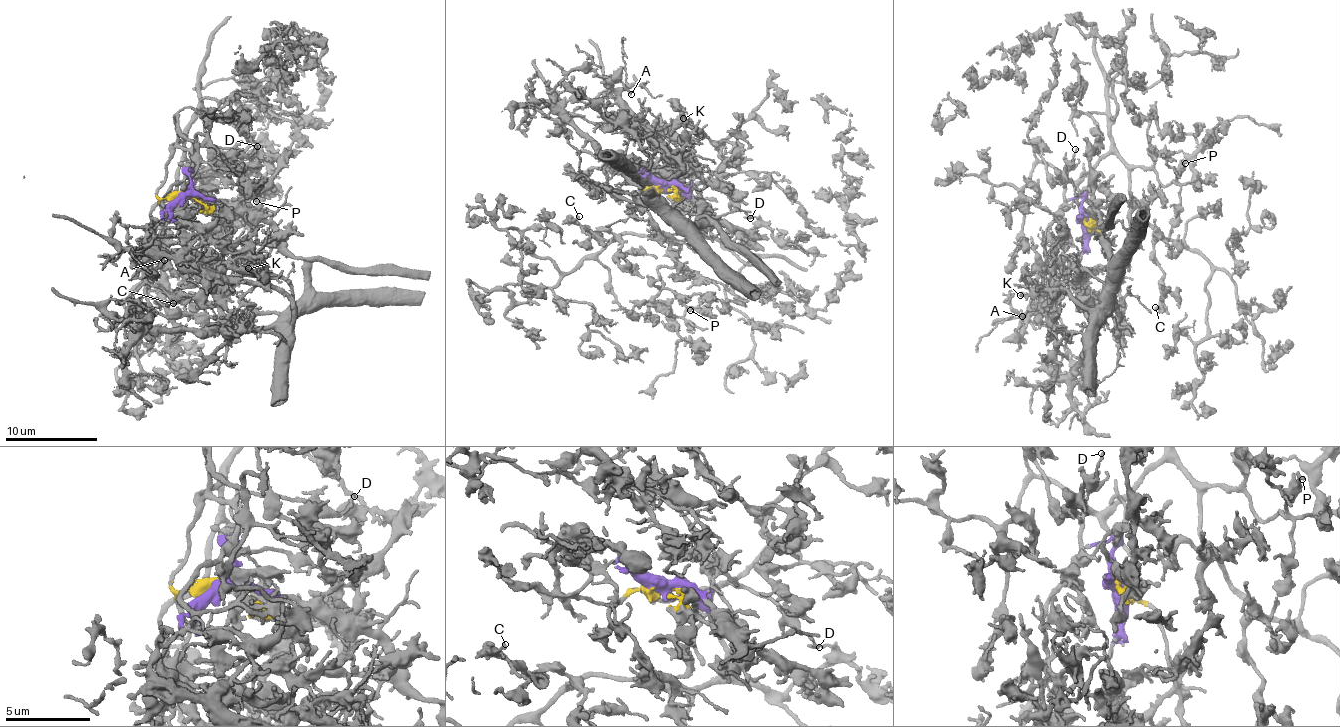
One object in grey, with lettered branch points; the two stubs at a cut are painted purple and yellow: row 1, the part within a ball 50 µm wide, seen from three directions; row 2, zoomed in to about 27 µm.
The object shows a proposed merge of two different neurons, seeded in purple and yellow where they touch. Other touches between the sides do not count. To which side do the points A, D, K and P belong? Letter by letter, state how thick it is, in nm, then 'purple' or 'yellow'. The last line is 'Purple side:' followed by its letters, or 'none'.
A: 190 nm thick; purple
D: 150 nm thick; yellow
K: 170 nm thick; purple
P: 190 nm thick; yellow
Purple side: A, K

